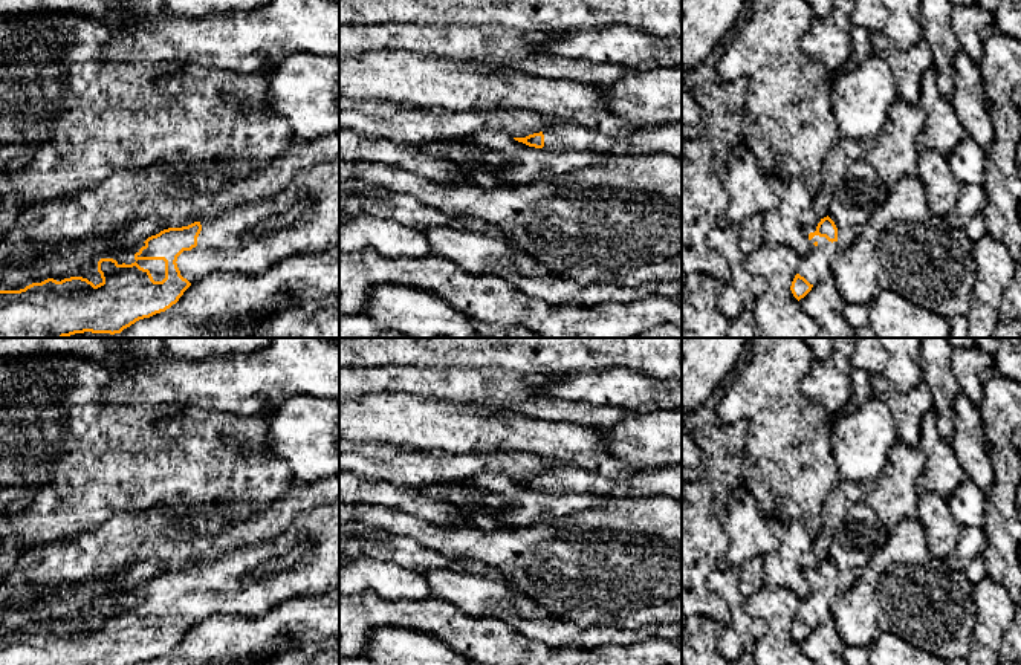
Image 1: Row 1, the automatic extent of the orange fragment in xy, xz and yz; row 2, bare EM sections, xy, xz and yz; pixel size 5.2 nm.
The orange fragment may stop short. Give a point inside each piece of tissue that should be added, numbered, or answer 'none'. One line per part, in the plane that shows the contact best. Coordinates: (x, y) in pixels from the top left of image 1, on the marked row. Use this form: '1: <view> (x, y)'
1: xy (156, 268)

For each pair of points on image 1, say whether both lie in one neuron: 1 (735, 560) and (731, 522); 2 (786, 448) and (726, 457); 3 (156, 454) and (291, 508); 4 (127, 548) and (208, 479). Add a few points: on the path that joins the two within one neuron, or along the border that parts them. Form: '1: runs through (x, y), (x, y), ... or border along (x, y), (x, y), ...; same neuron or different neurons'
1: runs through (735, 551), (735, 531); same neuron
2: border along (722, 425), (739, 425), (742, 428), (743, 483); different neurons
3: border along (295, 482), (265, 508), (243, 520); different neurons
4: border along (132, 512), (167, 511), (173, 523); different neurons

